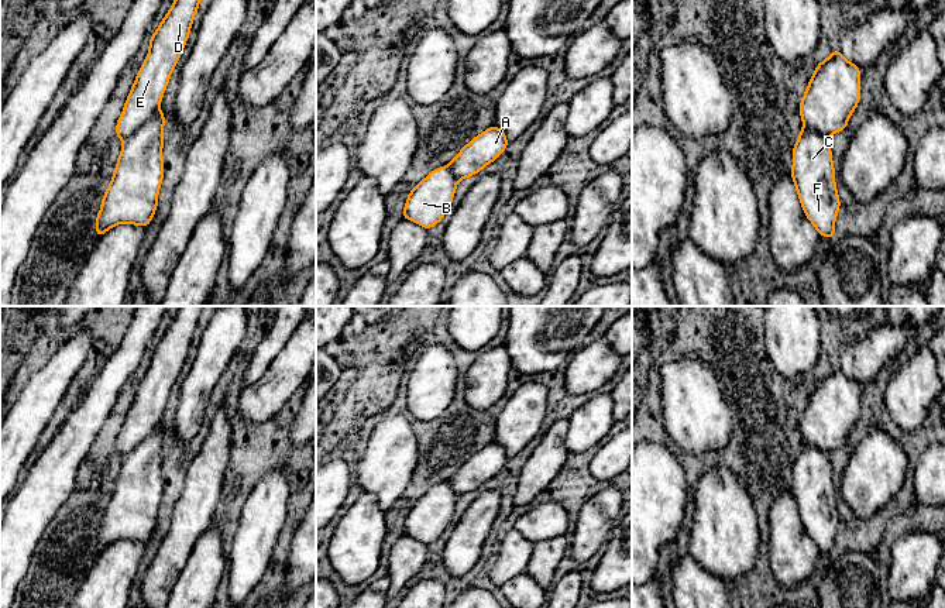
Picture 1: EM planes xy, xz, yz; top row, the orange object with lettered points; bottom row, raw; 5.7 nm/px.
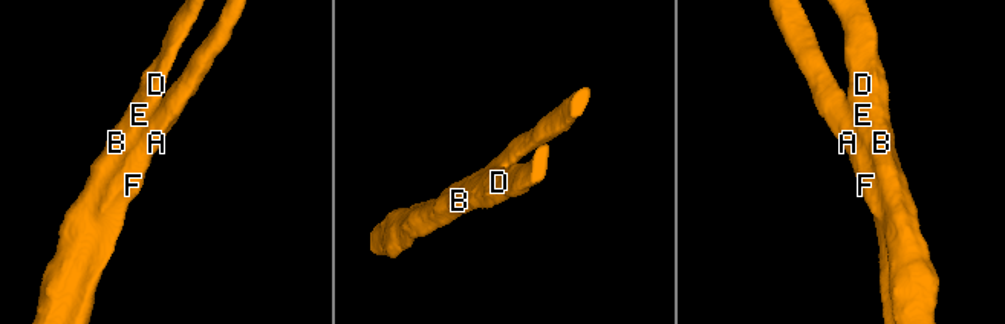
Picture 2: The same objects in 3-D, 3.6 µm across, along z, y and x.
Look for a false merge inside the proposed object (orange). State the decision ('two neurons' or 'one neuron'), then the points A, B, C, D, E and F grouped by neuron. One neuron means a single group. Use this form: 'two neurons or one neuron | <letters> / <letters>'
two neurons | A C F / B D E

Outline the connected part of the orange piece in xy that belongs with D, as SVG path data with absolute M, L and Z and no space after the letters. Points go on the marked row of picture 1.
M173 0L152 38L116 126L126 141L159 109L171 73L185 48L200 0Z

